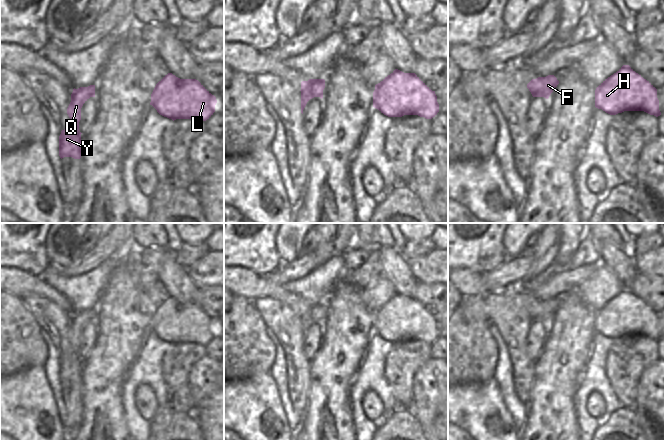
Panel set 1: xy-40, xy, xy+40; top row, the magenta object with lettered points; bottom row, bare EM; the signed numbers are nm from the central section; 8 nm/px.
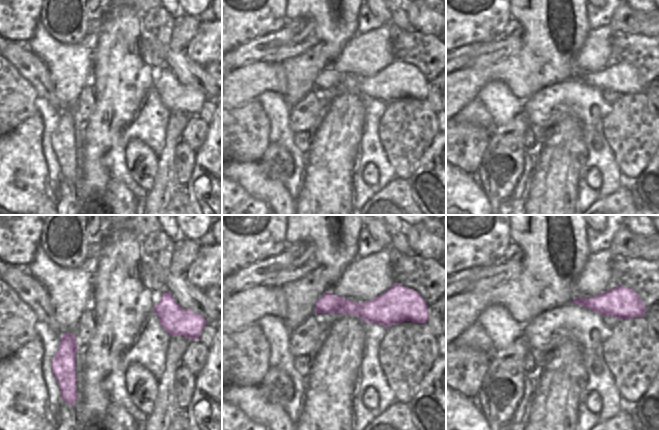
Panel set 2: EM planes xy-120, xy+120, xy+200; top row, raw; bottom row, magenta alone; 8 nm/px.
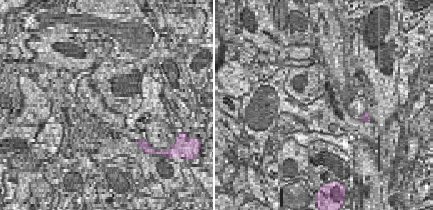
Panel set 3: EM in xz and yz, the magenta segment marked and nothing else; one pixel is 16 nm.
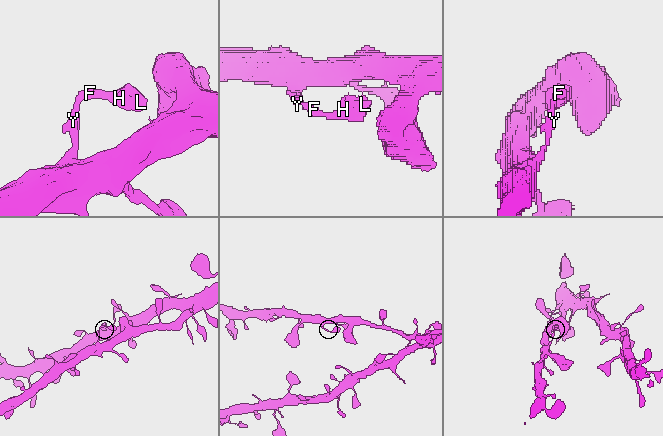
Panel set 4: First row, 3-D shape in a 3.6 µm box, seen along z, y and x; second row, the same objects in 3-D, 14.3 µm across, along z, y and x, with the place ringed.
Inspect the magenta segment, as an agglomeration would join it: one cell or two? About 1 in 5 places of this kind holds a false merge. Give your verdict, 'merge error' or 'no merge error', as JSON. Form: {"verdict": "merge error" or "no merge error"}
{"verdict": "no merge error"}

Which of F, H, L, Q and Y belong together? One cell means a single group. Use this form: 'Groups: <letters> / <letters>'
Groups: F H L Q Y

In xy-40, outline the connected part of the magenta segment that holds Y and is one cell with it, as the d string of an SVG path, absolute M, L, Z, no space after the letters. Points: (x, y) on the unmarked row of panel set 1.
M95 309L73 313L71 326L67 332L71 352L62 354L59 360L59 380L61 383L64 381L81 382L82 357L79 354L81 332L90 321L95 321Z

